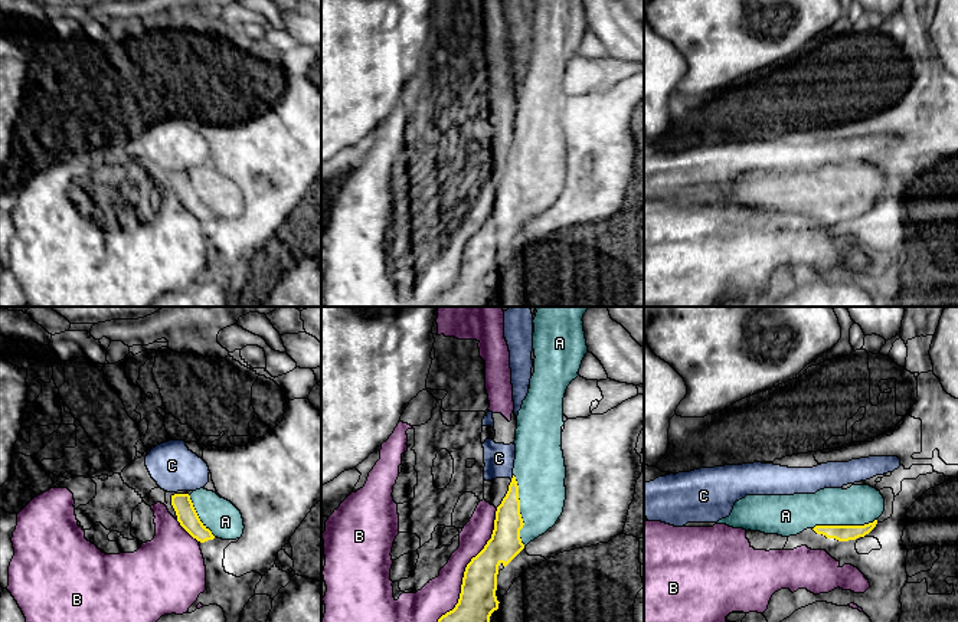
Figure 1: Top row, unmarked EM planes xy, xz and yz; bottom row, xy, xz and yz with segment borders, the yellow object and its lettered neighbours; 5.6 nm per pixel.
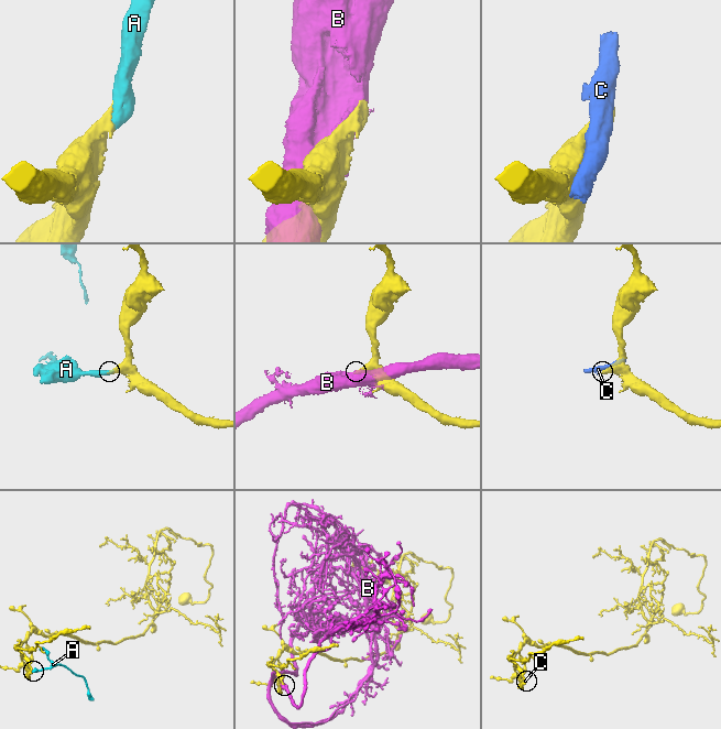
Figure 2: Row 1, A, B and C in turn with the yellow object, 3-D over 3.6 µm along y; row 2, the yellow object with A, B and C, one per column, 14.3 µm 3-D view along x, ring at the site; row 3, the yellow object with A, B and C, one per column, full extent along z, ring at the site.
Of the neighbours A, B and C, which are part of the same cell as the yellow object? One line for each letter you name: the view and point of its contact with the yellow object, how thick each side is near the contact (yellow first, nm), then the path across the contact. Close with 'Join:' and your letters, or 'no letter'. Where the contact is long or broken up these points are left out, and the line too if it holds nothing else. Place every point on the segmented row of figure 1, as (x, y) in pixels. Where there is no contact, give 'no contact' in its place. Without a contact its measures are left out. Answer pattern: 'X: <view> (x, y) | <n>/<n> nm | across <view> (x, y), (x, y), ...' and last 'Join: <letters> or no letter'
A: xz (519, 510) | 180/280 nm | across xz (504, 544), (519, 520), (519, 510), (538, 491), (539, 471)
Join: A

